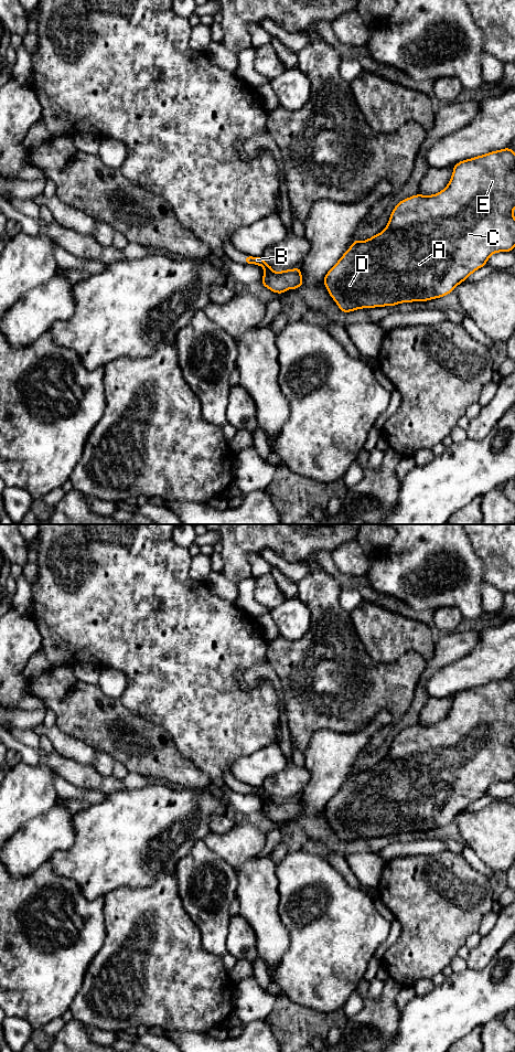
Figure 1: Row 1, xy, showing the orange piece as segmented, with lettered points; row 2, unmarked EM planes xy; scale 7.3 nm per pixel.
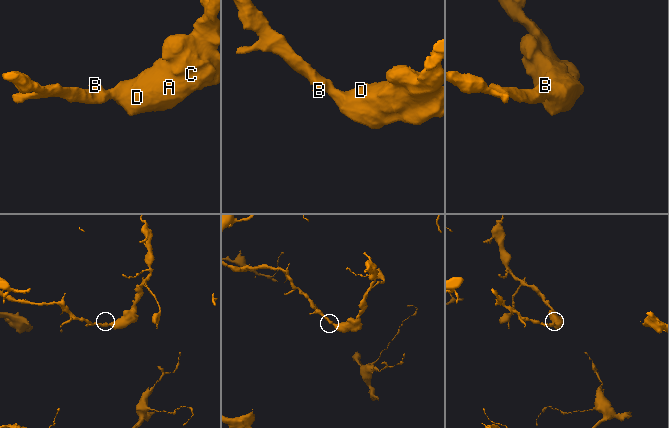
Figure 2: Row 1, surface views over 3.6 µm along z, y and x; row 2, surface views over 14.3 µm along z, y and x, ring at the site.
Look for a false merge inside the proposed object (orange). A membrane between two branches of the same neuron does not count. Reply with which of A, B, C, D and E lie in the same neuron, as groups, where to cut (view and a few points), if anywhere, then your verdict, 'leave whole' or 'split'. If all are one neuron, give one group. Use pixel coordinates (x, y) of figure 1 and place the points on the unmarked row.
A B C D E | no cut | leave whole

